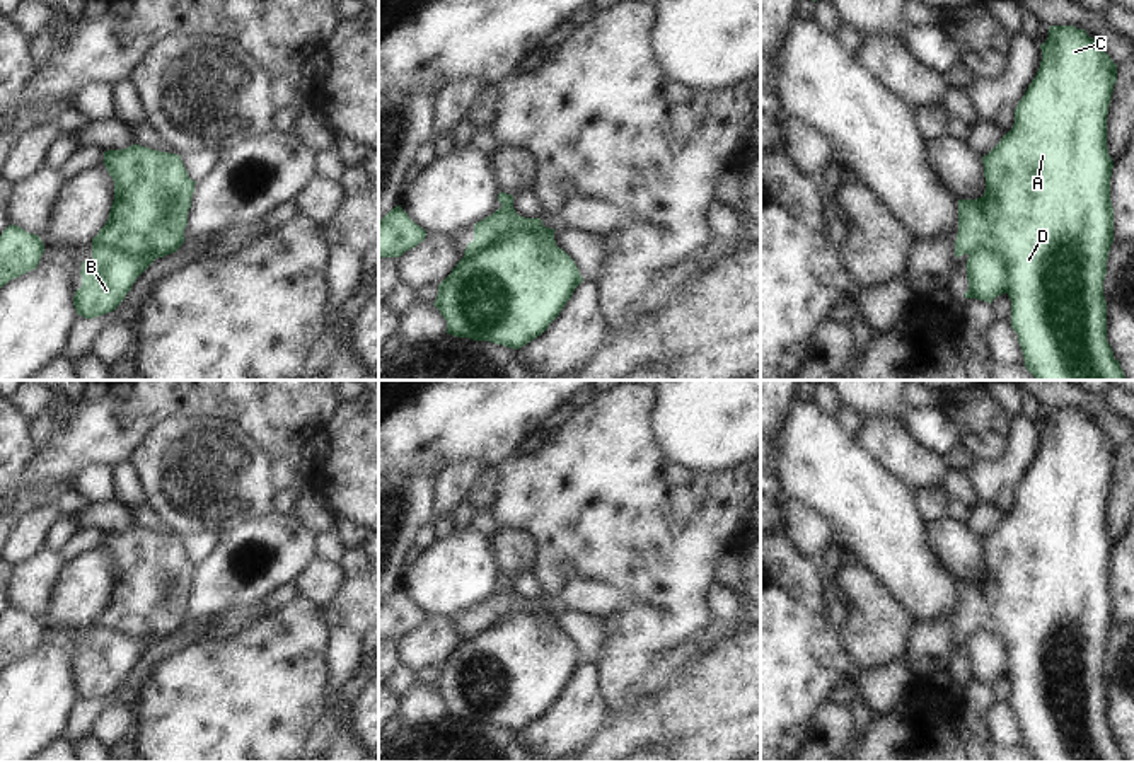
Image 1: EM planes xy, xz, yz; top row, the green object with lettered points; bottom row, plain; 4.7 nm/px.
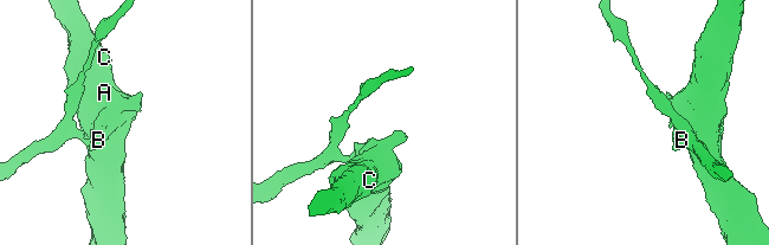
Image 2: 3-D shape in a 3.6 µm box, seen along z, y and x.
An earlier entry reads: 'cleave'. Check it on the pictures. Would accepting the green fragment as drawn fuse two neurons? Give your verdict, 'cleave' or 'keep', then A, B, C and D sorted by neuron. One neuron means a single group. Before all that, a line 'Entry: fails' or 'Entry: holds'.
Entry: holds
cleave; A C D / B

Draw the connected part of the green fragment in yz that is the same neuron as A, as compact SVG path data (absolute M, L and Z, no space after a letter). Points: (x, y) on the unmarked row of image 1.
M1050 407L1040 450L1015 491L1015 506L982 539L986 573L977 581L958 581L955 638L991 632L1004 641L1011 709L1018 716L1025 748L1037 762L1127 762L1107 723L1103 661L1114 624L1107 496L1117 464L1117 447L1074 407Z

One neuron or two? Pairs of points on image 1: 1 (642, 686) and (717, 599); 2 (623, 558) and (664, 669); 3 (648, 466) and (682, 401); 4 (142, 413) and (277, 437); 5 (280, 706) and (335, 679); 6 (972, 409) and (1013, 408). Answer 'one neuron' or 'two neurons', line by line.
1: two neurons
2: two neurons
3: two neurons
4: one neuron
5: two neurons
6: two neurons

